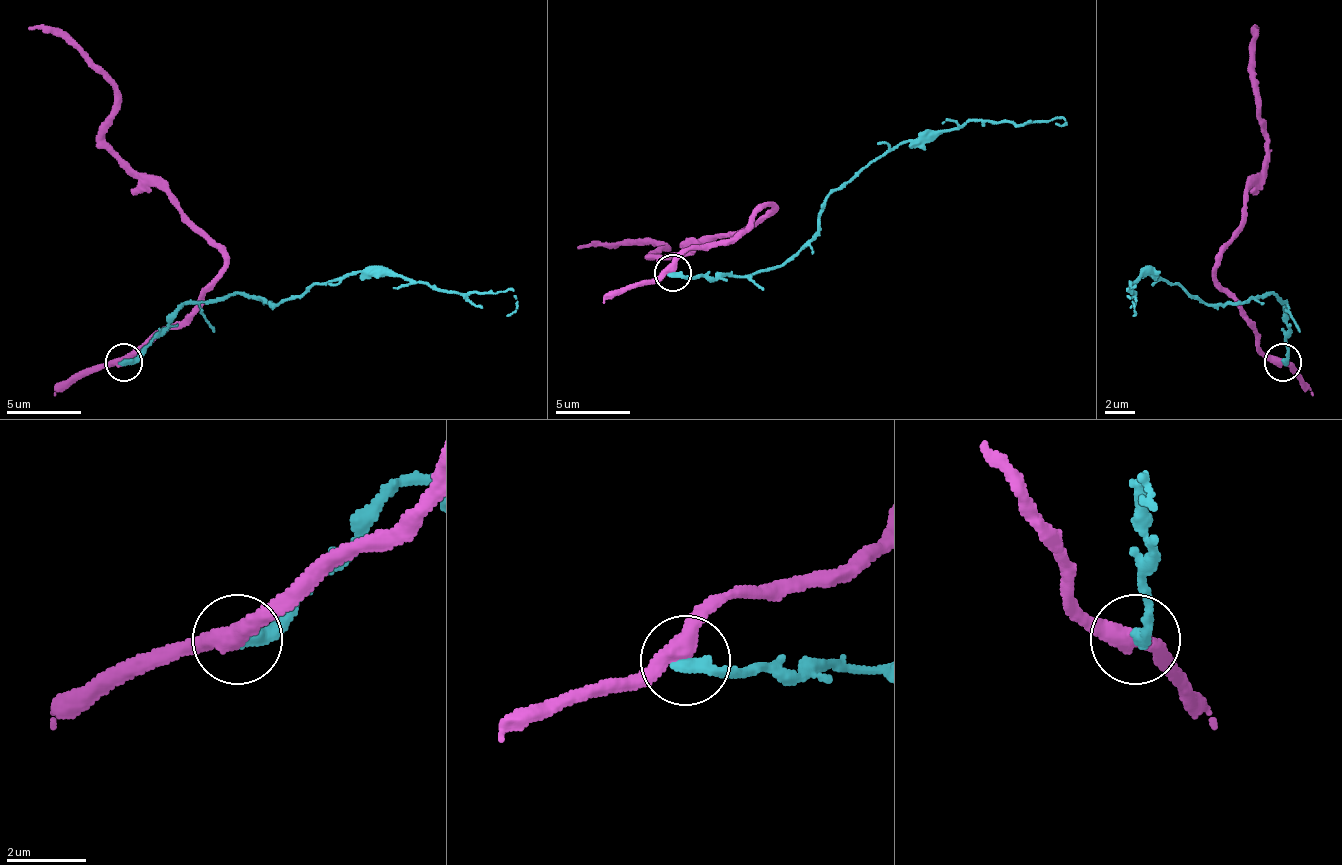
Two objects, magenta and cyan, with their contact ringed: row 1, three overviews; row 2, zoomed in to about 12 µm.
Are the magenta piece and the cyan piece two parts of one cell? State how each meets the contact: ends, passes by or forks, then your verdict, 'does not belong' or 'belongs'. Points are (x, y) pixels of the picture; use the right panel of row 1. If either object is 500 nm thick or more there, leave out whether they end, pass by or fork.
magenta passes by; cyan ends; does not belong

